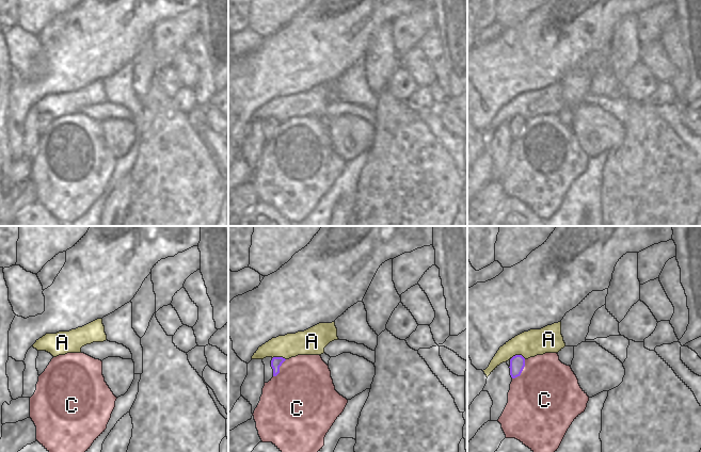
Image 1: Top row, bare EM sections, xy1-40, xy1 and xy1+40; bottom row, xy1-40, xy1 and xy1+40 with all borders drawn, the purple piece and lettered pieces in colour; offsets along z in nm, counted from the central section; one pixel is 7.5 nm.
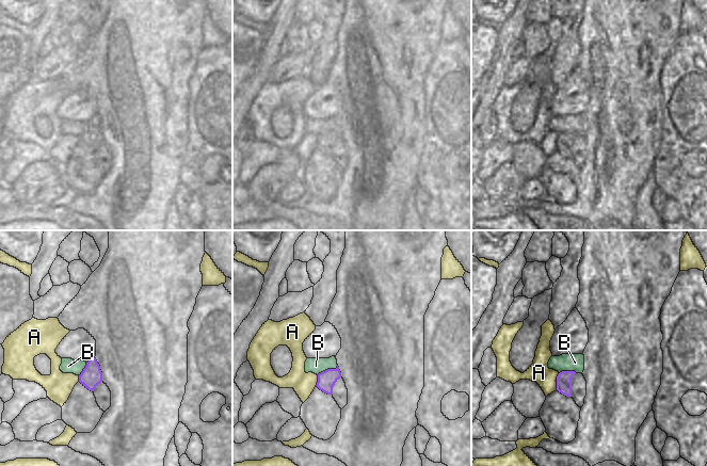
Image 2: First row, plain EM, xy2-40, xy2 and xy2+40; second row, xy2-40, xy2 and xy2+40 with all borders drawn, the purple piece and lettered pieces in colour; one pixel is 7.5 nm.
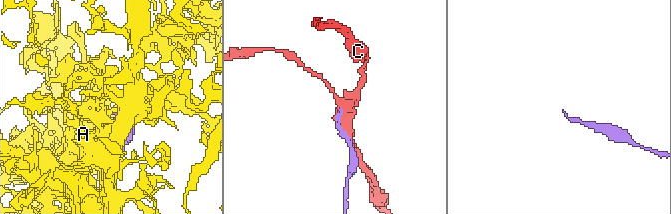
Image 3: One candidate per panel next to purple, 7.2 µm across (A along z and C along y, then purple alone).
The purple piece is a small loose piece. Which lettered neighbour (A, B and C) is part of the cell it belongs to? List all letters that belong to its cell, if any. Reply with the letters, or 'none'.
none

